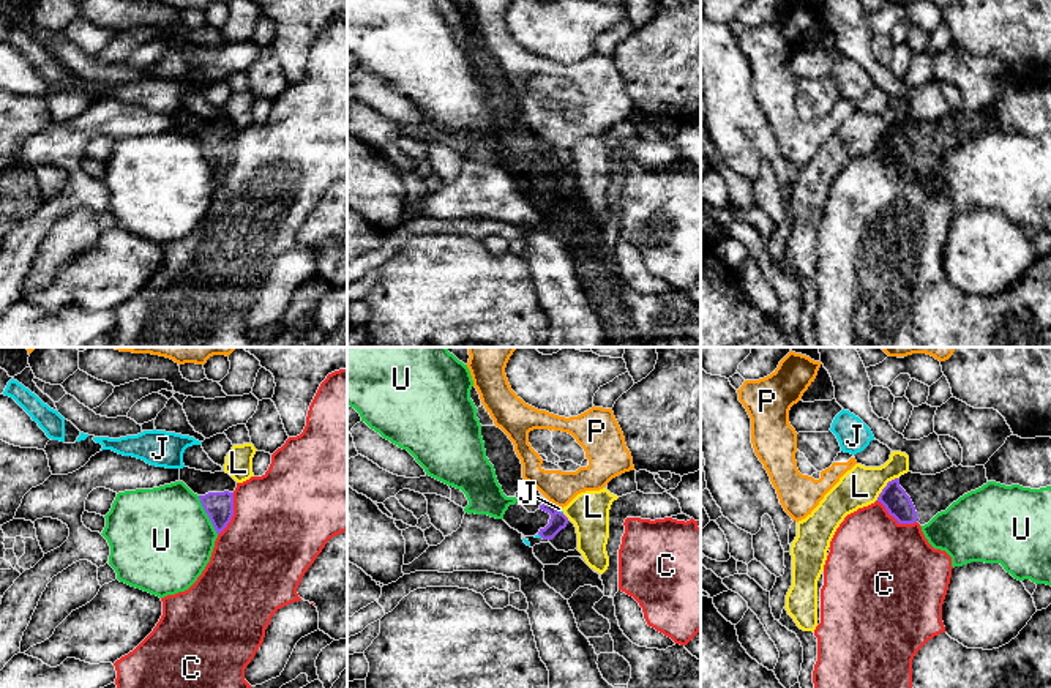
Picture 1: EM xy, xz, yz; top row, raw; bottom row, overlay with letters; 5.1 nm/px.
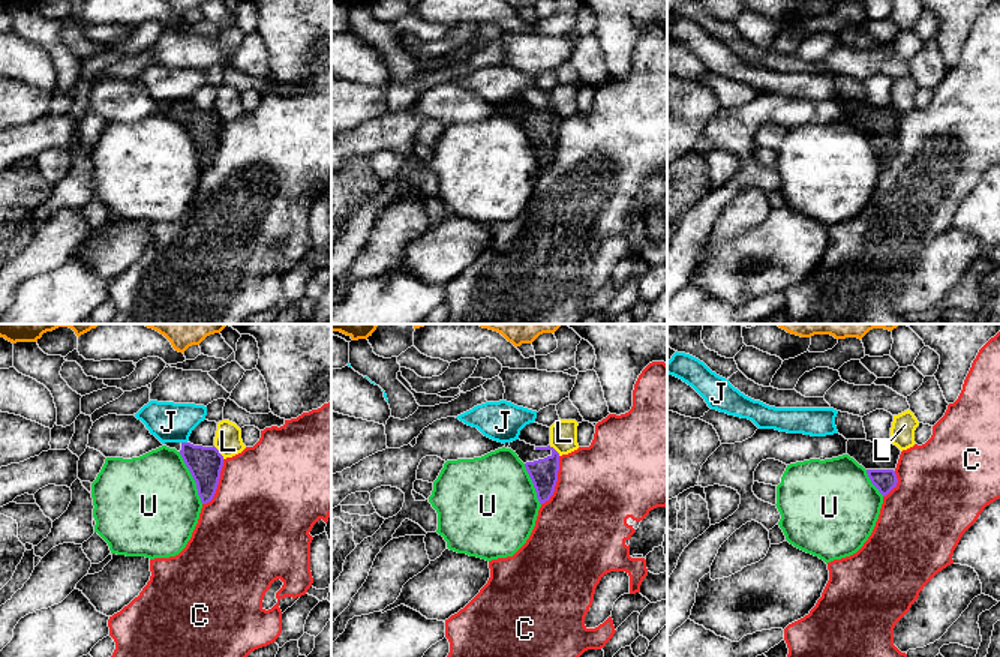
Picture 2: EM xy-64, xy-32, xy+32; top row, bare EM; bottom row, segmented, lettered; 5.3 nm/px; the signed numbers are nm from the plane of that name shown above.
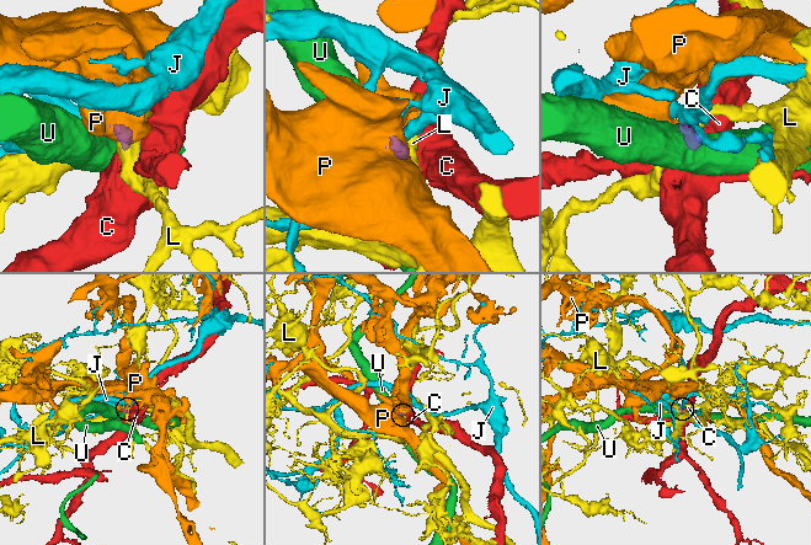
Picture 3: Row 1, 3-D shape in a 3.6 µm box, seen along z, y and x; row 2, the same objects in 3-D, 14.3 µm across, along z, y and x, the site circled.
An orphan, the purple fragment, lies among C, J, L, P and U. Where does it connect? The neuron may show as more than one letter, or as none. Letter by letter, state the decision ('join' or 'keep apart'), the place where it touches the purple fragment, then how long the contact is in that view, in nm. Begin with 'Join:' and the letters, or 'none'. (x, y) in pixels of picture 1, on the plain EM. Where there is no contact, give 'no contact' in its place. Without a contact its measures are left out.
Join: none
C: keep apart; contact yz (895, 164); length 240 nm
J: keep apart; contact xz (559, 158); length 50 nm
L: keep apart; contact yz (886, 133); length 170 nm
P: keep apart; contact xz (553, 150); length 50 nm
U: keep apart; contact xy (207, 160); length 220 nm

